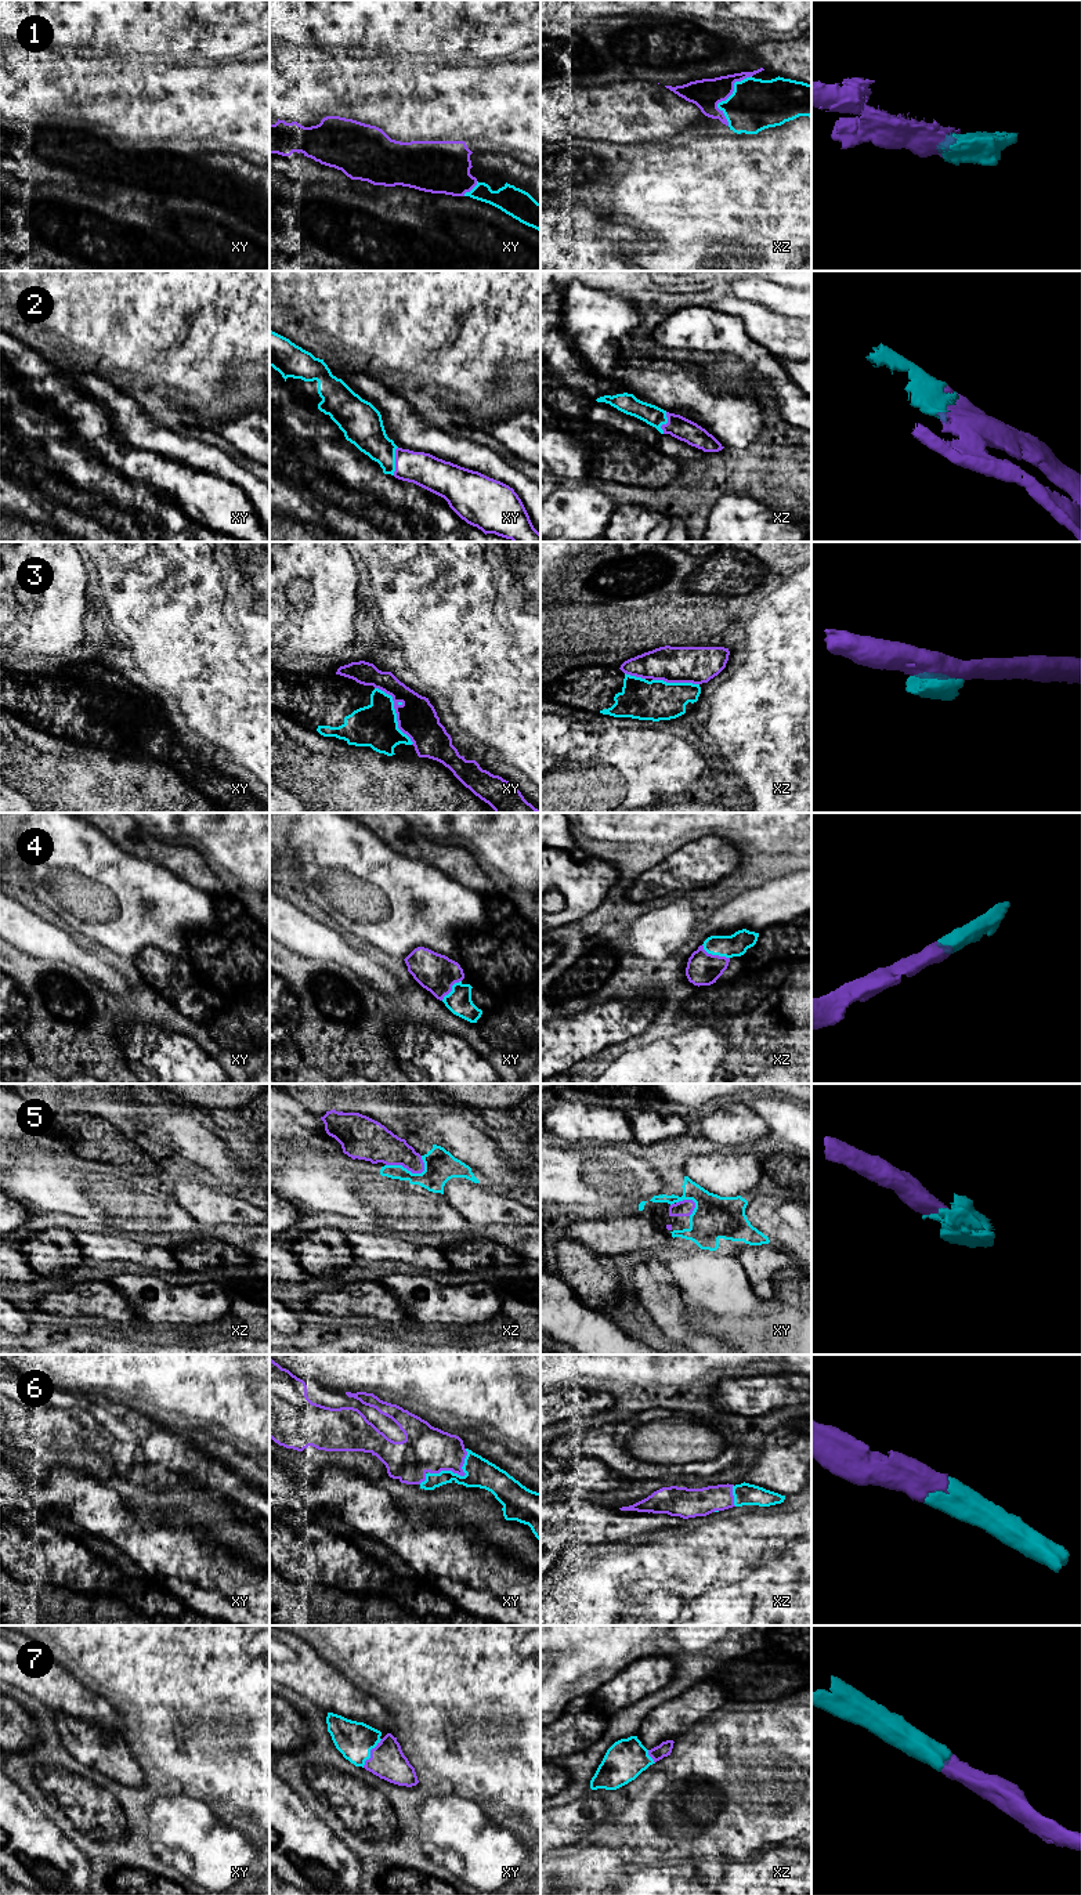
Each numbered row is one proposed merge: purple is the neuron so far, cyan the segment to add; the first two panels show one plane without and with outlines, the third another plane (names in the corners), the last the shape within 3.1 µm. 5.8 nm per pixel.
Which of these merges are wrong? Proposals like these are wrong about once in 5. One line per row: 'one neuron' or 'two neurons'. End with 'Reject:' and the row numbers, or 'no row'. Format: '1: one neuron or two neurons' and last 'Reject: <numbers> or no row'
1: one neuron
2: one neuron
3: two neurons
4: one neuron
5: one neuron
6: one neuron
7: one neuron
Reject: 3

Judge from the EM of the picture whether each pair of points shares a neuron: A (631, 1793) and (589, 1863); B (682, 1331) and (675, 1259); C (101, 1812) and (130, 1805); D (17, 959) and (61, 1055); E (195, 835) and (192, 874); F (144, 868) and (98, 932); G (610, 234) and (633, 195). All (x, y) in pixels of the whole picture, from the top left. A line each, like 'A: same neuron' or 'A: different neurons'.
A: different neurons
B: different neurons
C: different neurons
D: same neuron
E: different neurons
F: same neuron
G: different neurons

